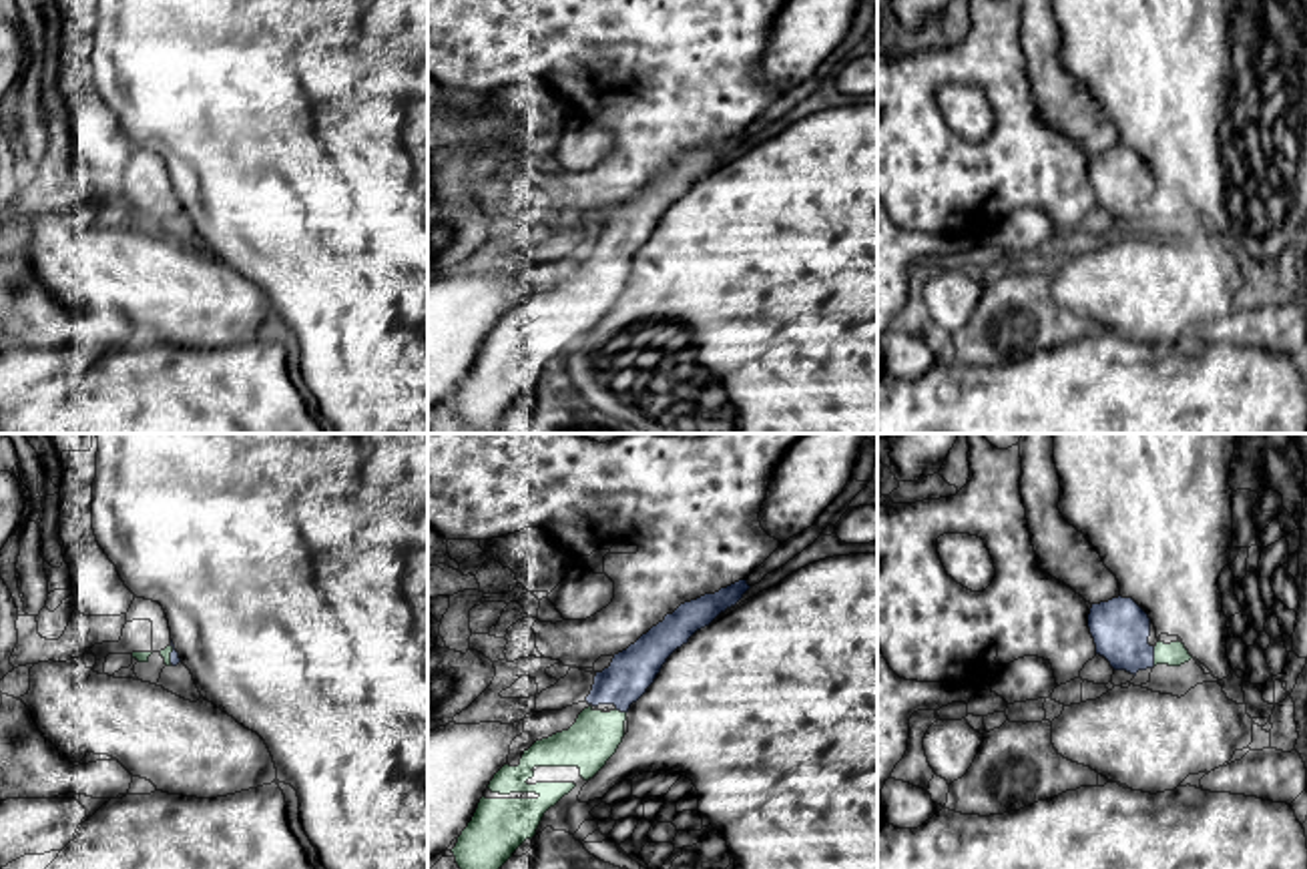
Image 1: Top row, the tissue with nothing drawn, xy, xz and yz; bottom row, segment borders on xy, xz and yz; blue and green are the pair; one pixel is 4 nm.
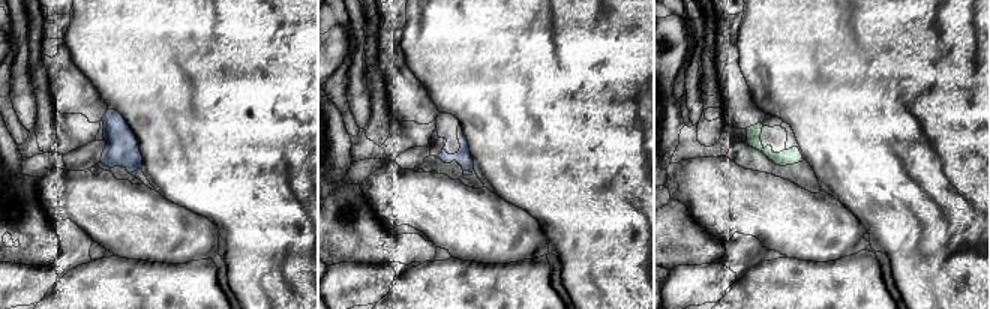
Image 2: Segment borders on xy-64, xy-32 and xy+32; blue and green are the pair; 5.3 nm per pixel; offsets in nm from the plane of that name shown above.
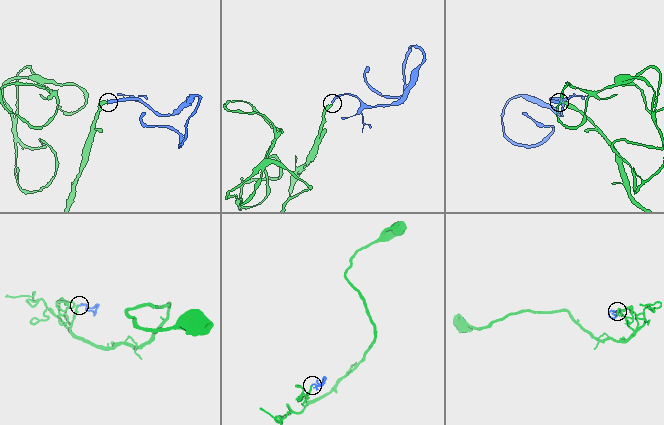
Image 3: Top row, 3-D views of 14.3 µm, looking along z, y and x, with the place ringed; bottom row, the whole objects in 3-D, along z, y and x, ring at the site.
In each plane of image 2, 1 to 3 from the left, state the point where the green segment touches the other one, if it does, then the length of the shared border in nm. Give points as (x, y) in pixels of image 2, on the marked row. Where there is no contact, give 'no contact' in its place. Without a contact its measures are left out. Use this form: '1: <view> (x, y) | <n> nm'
1: no contact
2: no contact
3: no contact

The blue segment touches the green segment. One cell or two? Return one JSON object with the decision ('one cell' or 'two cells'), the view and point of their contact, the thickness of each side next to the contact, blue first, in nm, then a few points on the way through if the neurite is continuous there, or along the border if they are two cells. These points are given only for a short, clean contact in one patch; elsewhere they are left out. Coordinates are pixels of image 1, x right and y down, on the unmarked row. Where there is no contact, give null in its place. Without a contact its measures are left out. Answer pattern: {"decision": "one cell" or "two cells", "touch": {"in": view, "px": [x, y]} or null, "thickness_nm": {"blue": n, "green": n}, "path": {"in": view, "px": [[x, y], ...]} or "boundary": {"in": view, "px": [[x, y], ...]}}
{"decision": "one cell", "touch": {"in": "yz", "px": [1153, 207]}, "thickness_nm": {"blue": 240, "green": 90}, "path": {"in": "yz", "px": [[1121, 179], [1153, 207], [1175, 203]]}}

